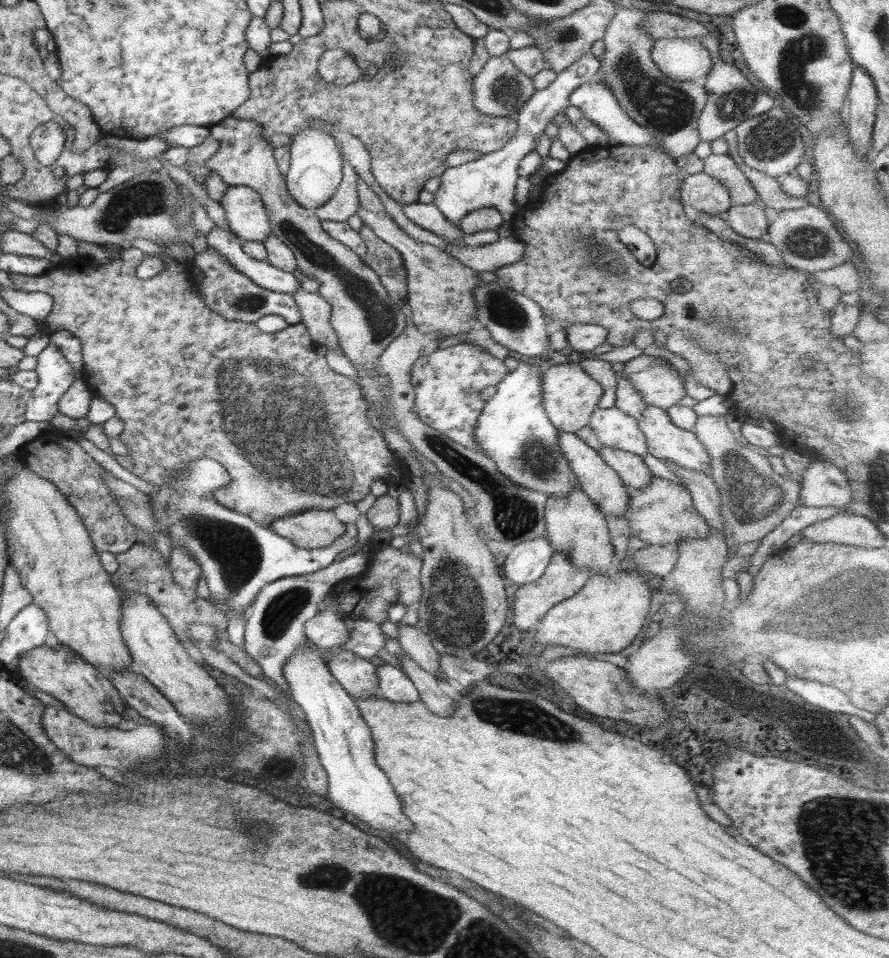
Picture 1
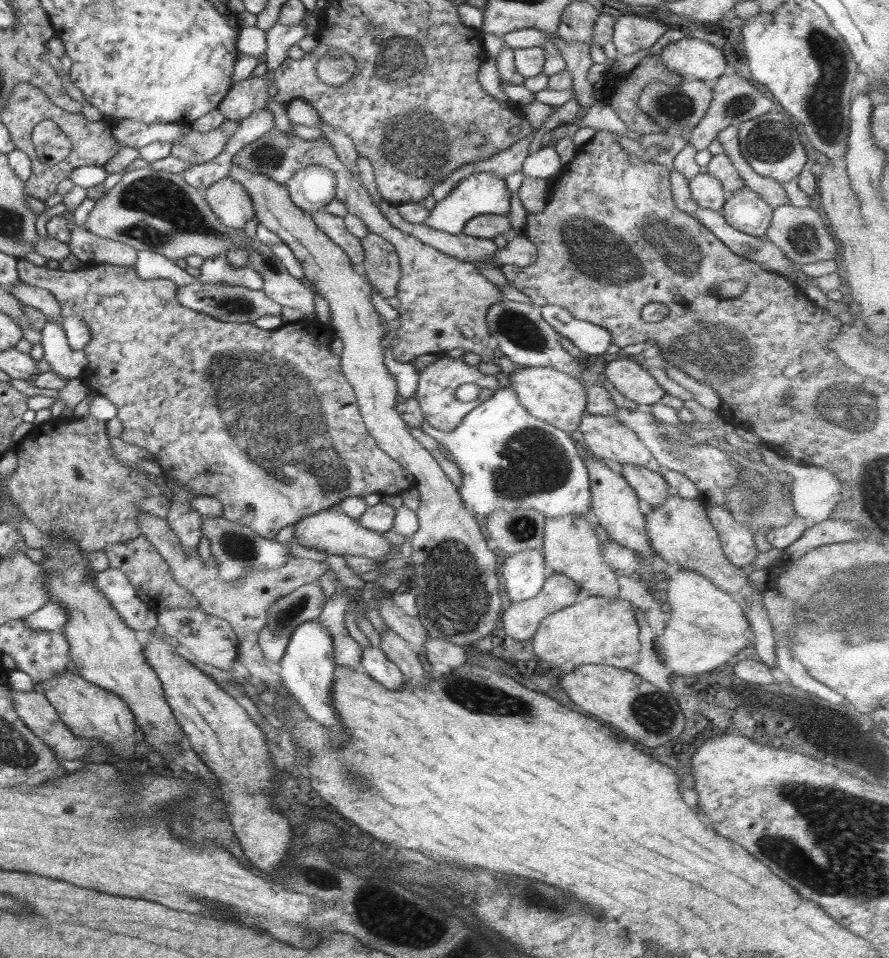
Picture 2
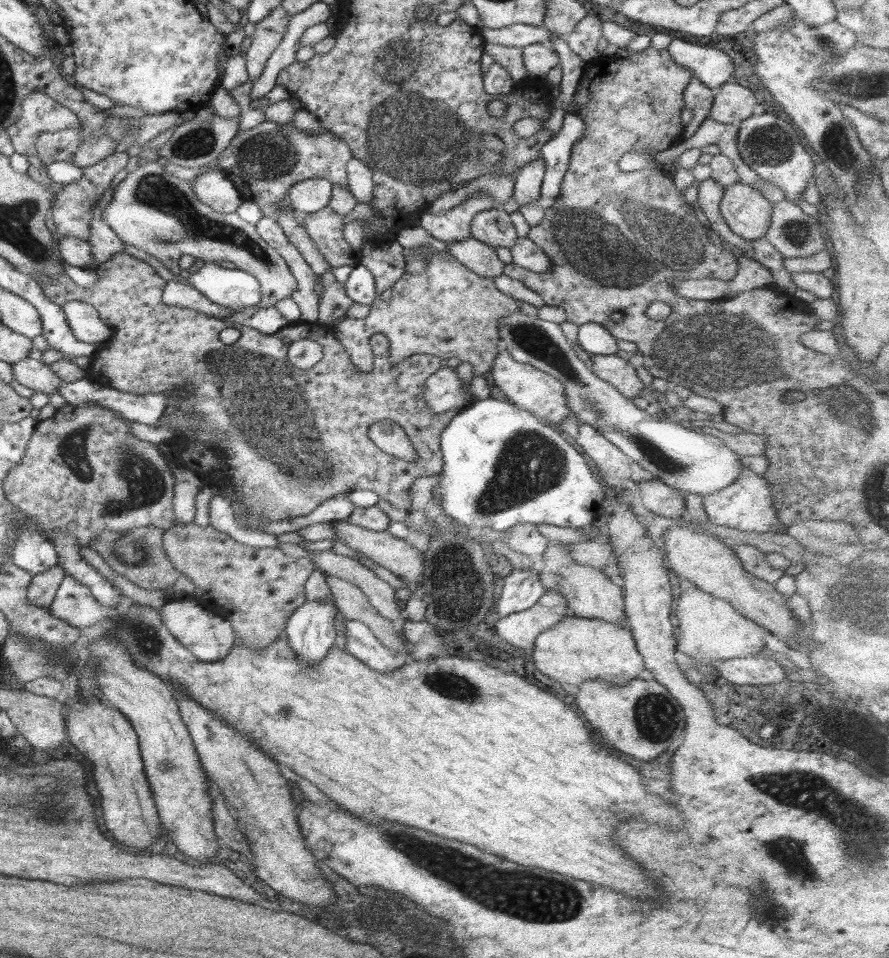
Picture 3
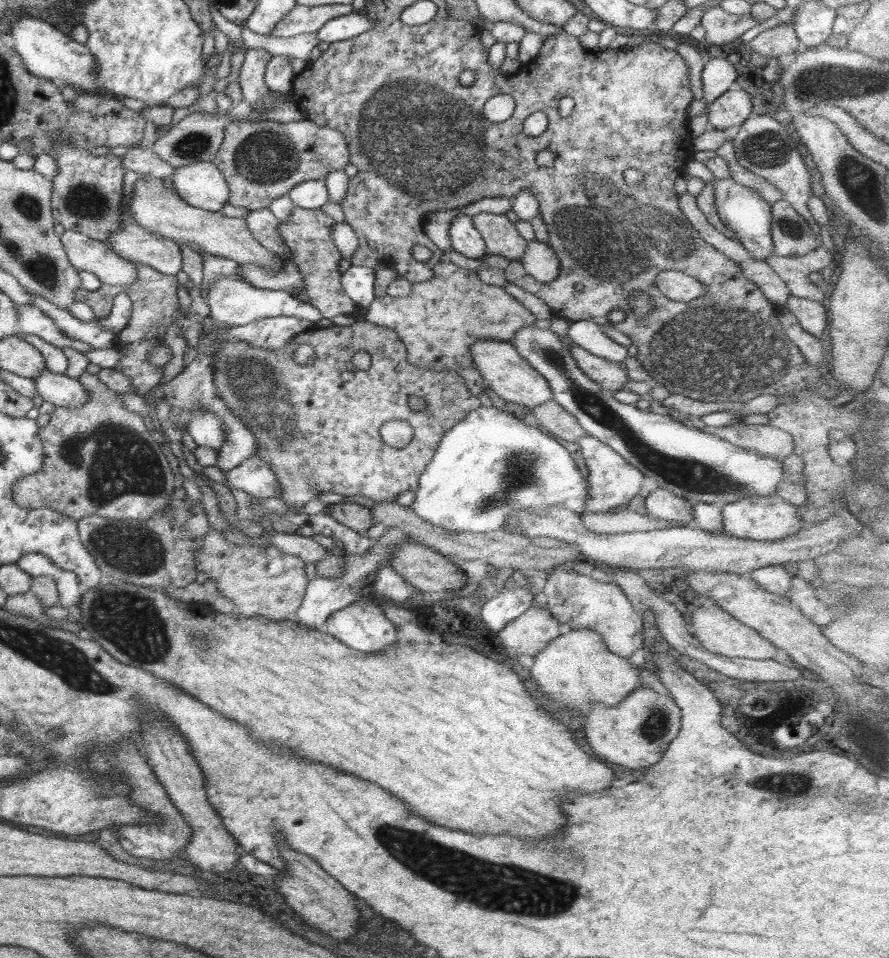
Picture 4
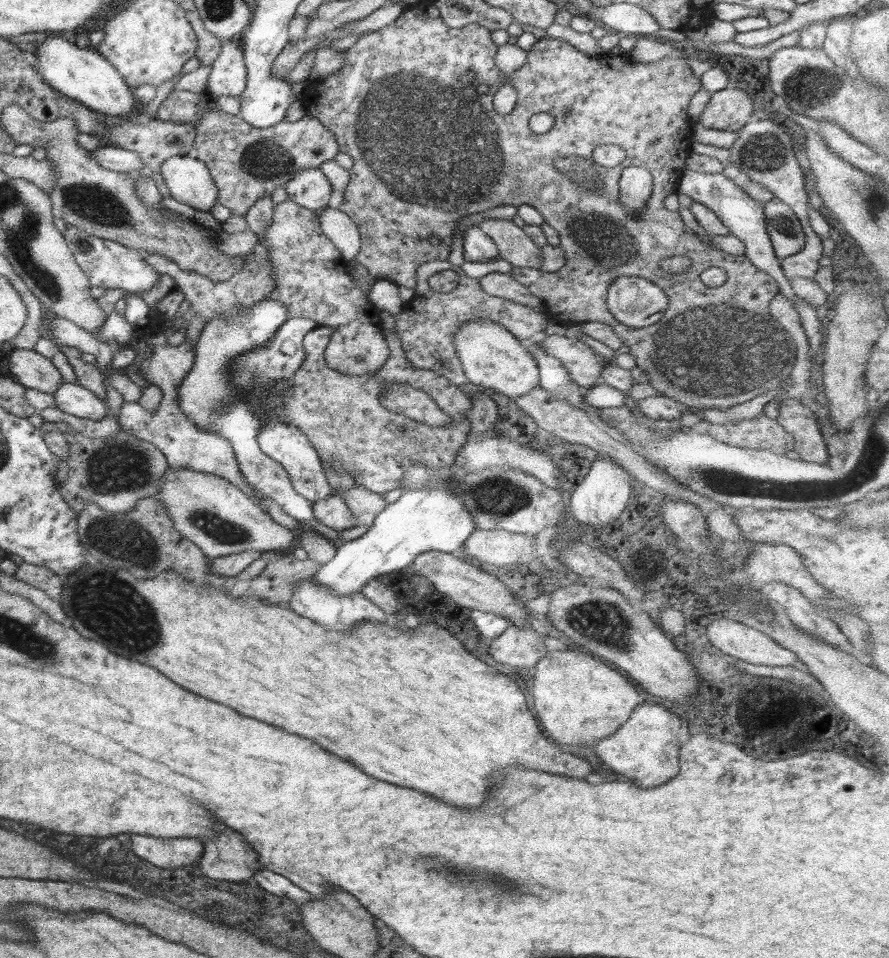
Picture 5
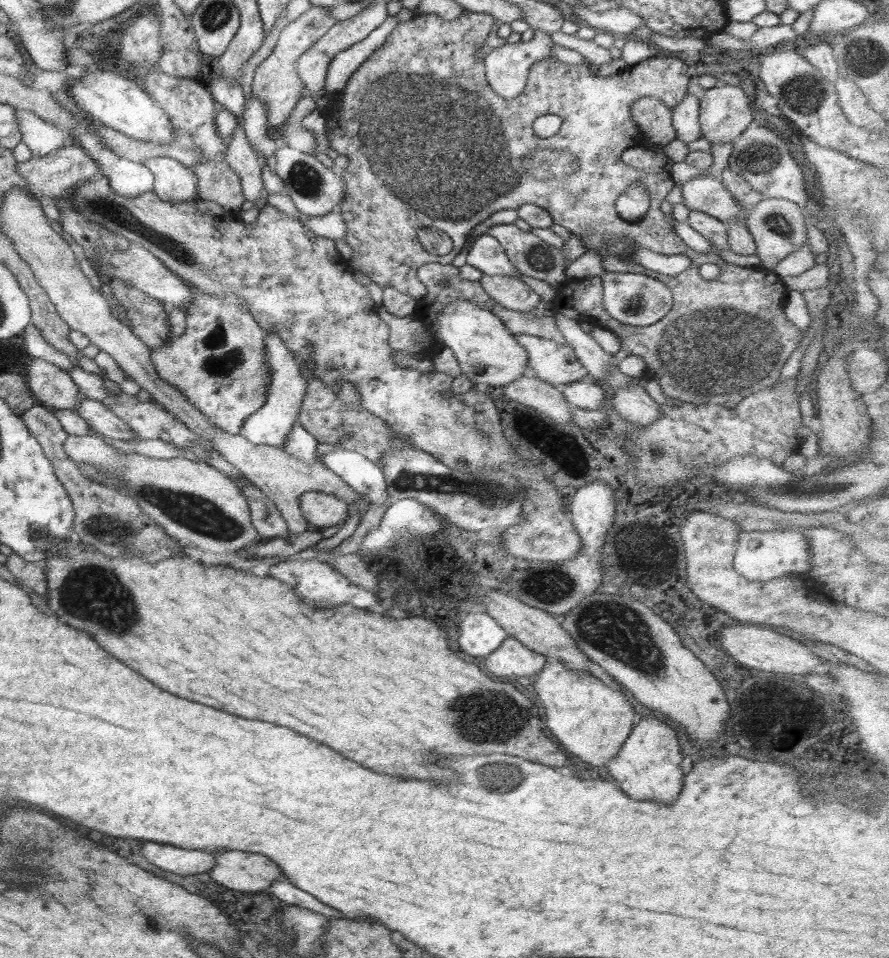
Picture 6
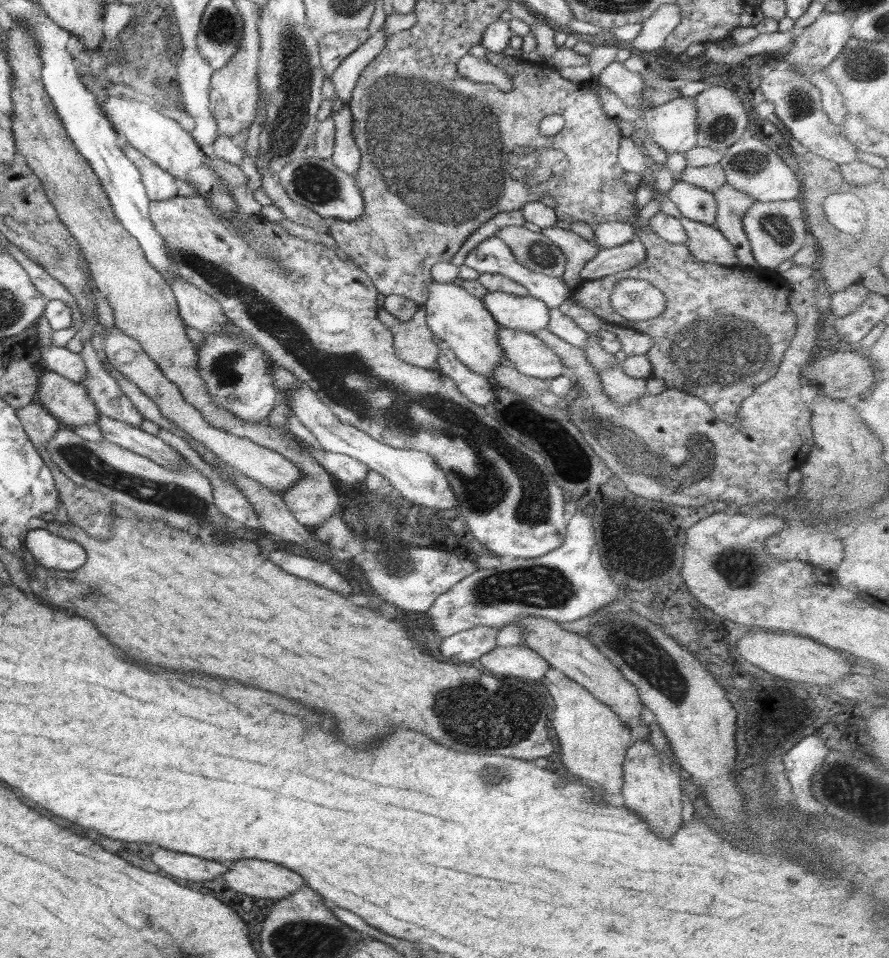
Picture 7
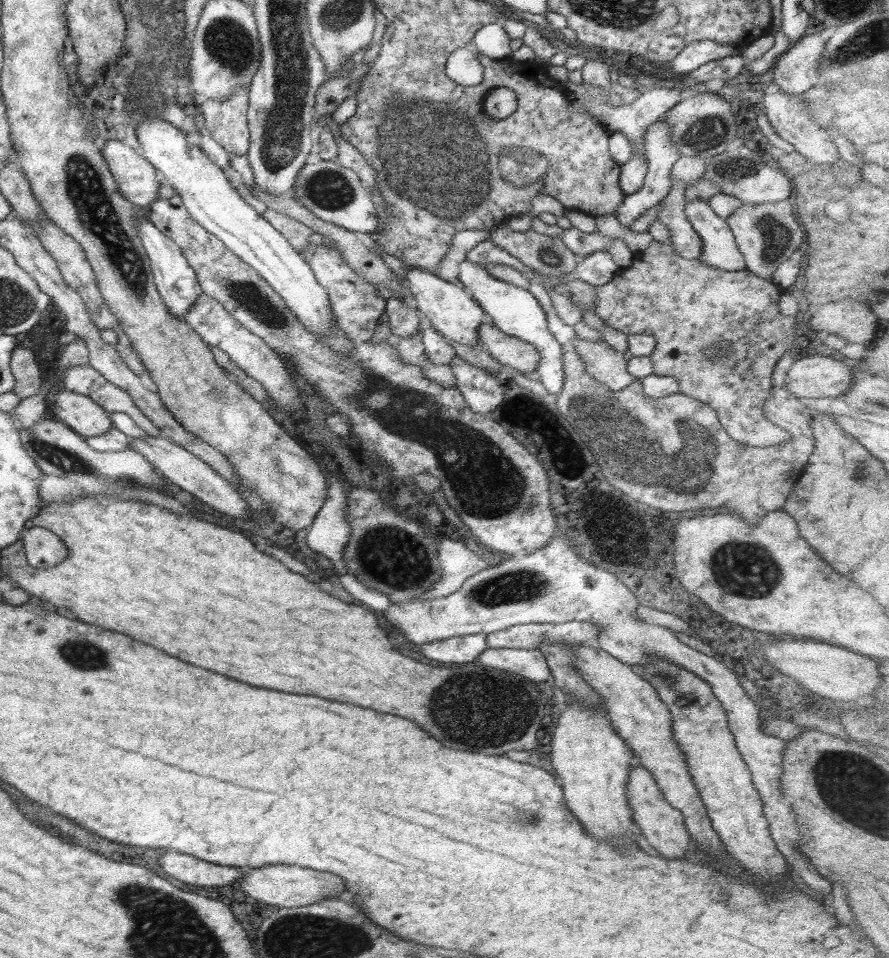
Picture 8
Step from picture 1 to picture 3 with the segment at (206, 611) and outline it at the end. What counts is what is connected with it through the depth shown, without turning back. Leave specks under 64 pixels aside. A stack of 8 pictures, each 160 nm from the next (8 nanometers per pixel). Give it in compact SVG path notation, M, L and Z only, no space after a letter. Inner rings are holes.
M143 526L135 532L128 531L128 533L126 531L102 531L98 538L92 538L90 548L98 552L111 570L126 577L136 586L146 590L163 590L169 601L192 601L195 584L180 570L176 570L174 564L164 554L162 532L163 529L155 526Z

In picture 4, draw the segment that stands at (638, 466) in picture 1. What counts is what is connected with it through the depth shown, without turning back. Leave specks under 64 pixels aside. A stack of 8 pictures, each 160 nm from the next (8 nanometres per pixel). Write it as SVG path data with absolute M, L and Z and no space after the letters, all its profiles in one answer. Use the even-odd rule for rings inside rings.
M657 487L645 498L644 502L646 502L648 515L651 517L683 524L689 524L691 520L695 520L693 505L668 489Z

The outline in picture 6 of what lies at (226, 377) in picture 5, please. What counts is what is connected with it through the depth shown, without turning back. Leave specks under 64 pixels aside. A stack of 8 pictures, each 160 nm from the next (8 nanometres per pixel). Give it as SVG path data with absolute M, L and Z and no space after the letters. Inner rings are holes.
M273 330L265 333L265 351L266 362L271 370L267 399L260 410L244 421L240 434L244 435L252 444L281 448L287 440L292 425L297 421L306 392L306 381L301 375L300 364L292 360L284 341Z

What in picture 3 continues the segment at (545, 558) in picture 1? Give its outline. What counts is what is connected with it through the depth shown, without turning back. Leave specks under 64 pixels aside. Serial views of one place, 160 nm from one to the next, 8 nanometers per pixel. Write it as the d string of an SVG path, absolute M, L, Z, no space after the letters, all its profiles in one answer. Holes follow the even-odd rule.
M514 569L505 578L502 594L496 602L496 612L499 616L508 616L521 610L528 610L545 592L539 575L532 570Z

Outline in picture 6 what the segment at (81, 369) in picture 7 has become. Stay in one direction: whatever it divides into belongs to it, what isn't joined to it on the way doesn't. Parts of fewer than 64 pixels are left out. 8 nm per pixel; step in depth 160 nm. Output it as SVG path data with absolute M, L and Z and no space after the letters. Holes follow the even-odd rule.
M30 323L22 332L22 336L25 340L27 354L30 354L34 359L40 358L64 371L74 367L66 354L62 354L63 352L48 344L34 324Z

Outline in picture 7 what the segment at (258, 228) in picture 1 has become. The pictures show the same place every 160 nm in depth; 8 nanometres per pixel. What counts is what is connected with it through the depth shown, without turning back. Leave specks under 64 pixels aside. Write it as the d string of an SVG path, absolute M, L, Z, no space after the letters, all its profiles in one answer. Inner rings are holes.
M126 145L122 152L140 171L142 182L150 201L166 200L177 195L176 179L178 178L162 170L133 146Z

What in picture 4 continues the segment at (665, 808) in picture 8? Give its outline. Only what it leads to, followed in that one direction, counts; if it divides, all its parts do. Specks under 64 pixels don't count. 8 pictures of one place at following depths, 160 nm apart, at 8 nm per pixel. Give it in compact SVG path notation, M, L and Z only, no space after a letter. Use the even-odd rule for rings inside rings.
M641 685L616 706L593 702L584 728L591 752L602 756L606 762L632 770L648 768L662 758L662 752L666 752L668 744L679 733L681 708L670 697L658 695L652 687Z

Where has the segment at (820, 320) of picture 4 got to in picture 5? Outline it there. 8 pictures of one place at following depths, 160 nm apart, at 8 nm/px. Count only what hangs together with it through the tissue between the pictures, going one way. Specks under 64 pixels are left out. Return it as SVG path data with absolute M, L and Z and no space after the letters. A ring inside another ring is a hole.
M684 169L678 181L678 193L685 194L693 201L708 207L722 221L722 224L728 227L729 236L739 238L745 244L745 255L750 259L750 262L756 268L767 272L772 278L775 278L779 293L783 294L799 312L801 325L807 335L810 350L813 352L811 361L813 364L818 364L820 356L819 346L822 344L822 340L824 340L822 331L820 331L822 326L821 321L818 319L816 308L794 294L790 281L788 281L783 273L779 258L773 251L772 241L766 230L766 217L763 204L750 198L745 191L736 186L734 181L729 179L723 172L706 174L705 172Z

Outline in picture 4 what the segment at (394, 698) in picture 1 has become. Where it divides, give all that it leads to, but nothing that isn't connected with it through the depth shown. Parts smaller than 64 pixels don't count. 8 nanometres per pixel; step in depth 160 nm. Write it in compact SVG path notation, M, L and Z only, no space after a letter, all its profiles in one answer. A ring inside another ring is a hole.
M369 595L368 600L362 600L358 604L351 603L346 608L329 614L319 630L347 644L350 648L367 653L383 651L387 646L401 640L398 628L386 618L371 595Z

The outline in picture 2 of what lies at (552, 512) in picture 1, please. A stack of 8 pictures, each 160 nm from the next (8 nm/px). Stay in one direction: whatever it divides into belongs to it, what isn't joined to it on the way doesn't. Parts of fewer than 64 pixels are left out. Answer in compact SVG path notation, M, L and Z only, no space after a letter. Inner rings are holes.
M568 514L560 518L545 519L545 534L541 553L544 555L546 567L551 572L561 572L571 578L580 588L588 591L590 596L606 596L608 599L618 598L620 592L618 573L604 563L602 544L594 532L594 519Z

